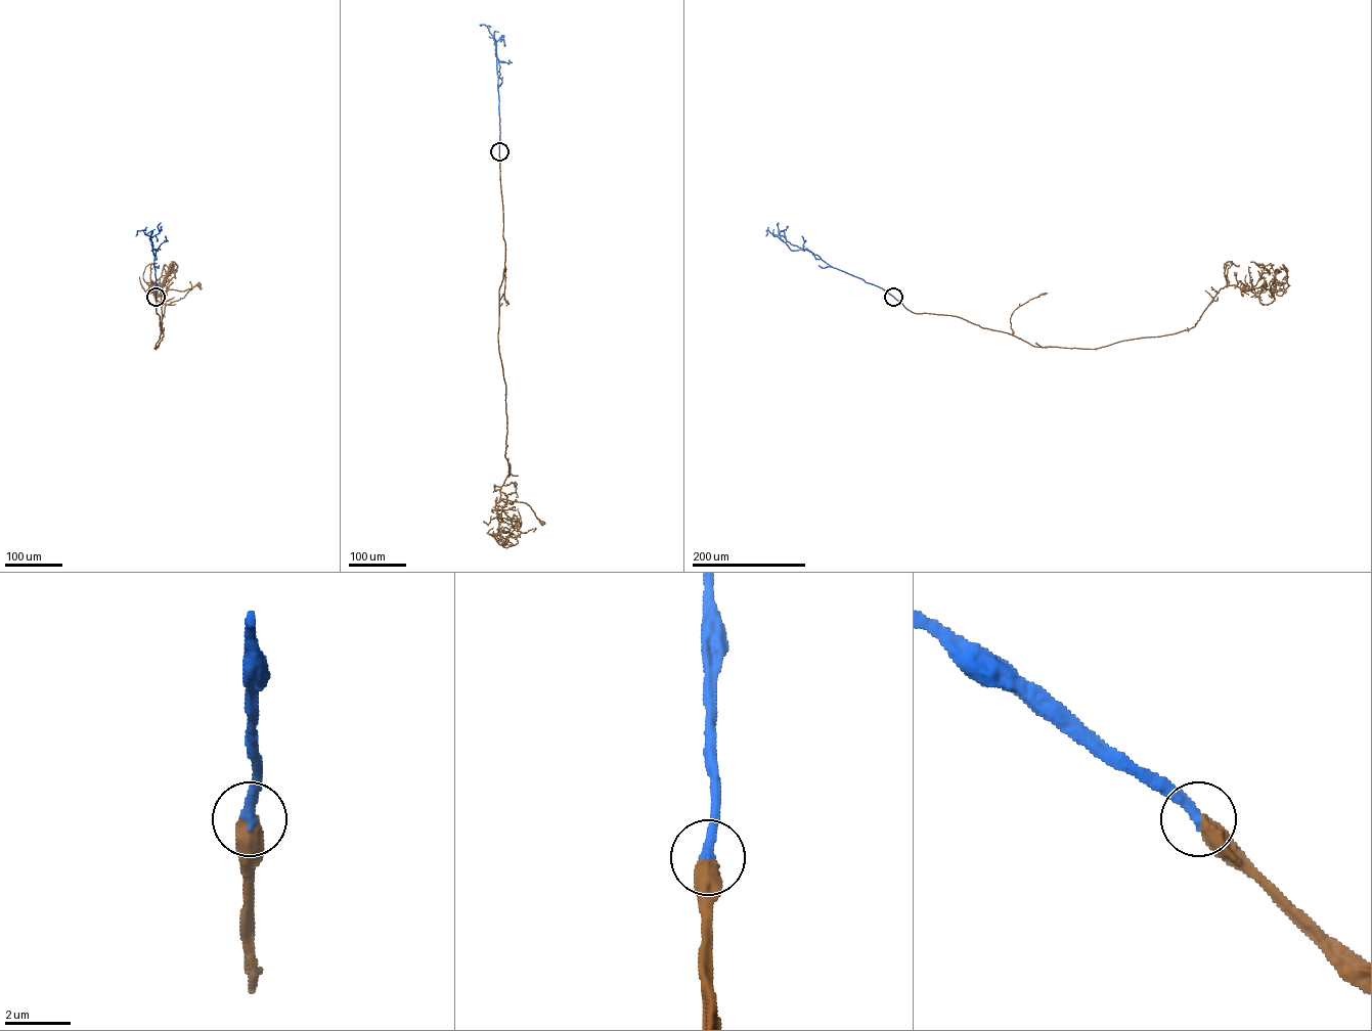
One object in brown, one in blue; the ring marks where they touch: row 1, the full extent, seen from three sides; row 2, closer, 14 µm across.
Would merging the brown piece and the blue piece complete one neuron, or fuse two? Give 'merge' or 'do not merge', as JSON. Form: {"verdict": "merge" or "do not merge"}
{"verdict": "merge"}

